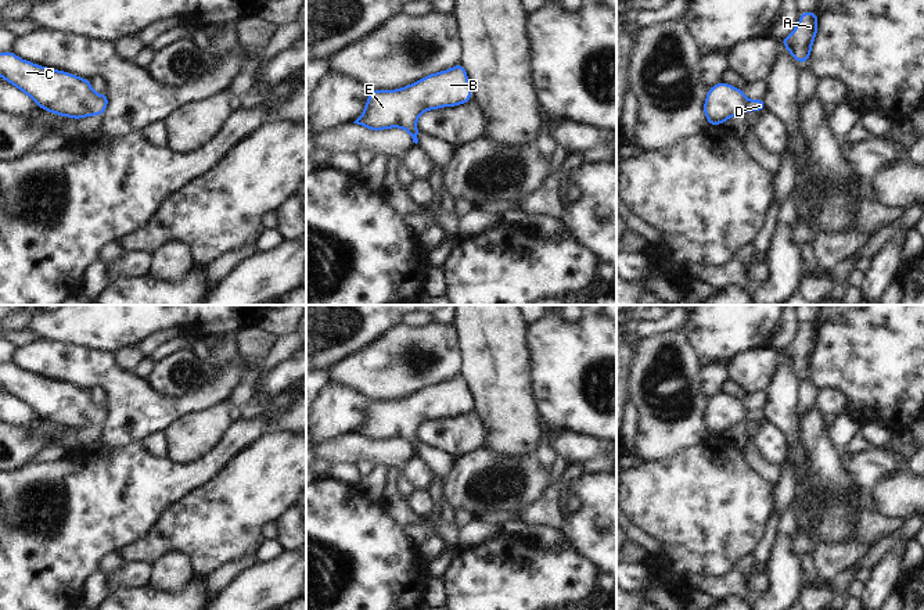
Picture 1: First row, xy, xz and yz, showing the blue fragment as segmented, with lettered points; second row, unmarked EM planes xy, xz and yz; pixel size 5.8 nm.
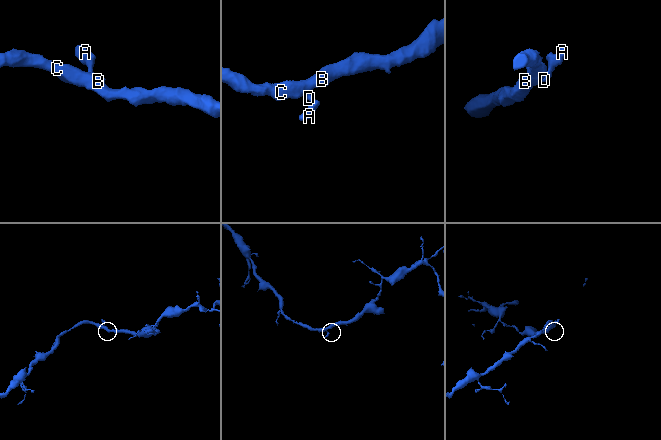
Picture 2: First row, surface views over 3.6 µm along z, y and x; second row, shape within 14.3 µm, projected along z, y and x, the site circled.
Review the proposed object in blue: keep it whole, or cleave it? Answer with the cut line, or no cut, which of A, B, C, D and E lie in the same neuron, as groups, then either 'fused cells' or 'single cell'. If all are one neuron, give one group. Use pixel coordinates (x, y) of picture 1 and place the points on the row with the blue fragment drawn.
cut none; groups A B C D E; single cell

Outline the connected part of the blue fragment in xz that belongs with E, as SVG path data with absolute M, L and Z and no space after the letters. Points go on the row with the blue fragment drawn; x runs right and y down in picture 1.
M461 64L424 76L399 90L371 90L363 114L353 122L370 130L406 129L418 143L418 116L428 110L456 107L471 100L468 75Z

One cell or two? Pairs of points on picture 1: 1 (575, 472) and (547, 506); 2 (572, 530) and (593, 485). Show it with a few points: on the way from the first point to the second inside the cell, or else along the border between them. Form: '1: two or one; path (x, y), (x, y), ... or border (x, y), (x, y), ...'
1: one; path (565, 478), (550, 497)
2: one; path (583, 519), (593, 509), (593, 497)

